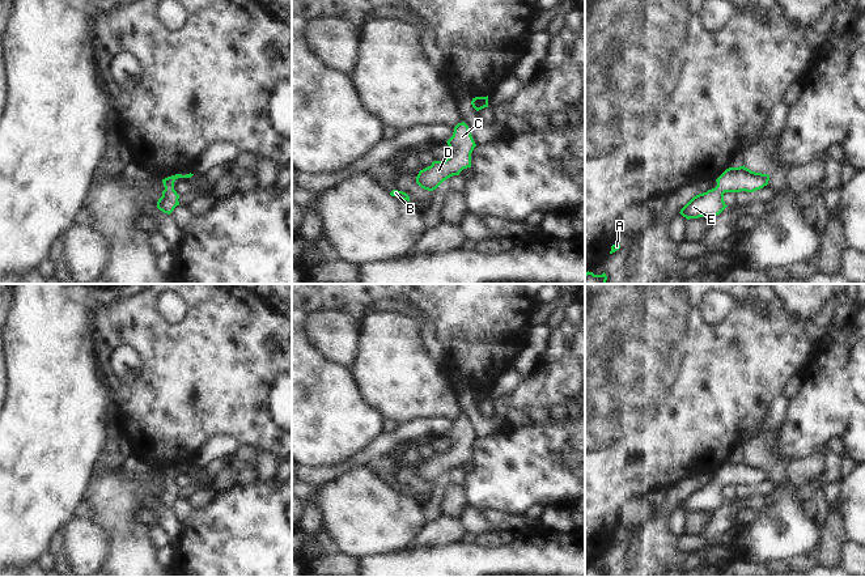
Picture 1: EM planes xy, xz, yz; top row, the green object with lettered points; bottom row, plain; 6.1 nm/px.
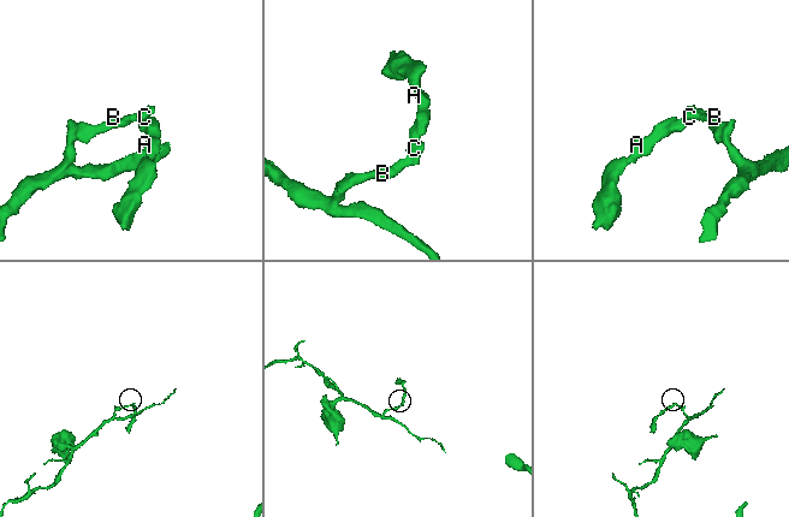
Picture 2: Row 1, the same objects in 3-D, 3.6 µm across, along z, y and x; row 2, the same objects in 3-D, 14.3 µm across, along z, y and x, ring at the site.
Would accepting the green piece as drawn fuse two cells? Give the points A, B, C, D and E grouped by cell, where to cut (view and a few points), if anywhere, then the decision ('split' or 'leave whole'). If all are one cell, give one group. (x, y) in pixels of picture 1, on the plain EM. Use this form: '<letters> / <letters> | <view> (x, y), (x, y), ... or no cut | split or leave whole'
A B C D E | no cut | leave whole

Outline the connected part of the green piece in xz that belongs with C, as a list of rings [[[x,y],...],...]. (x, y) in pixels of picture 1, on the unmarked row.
[[[465,415],[454,420],[453,429],[446,436],[450,442],[449,450],[445,454],[433,454],[431,459],[419,464],[416,476],[421,481],[433,484],[448,471],[471,461],[471,446],[476,437]]]

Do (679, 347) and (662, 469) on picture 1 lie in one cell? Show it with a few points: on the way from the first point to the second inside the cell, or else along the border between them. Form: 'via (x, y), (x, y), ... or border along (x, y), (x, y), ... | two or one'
via (662, 377), (662, 438) | one

